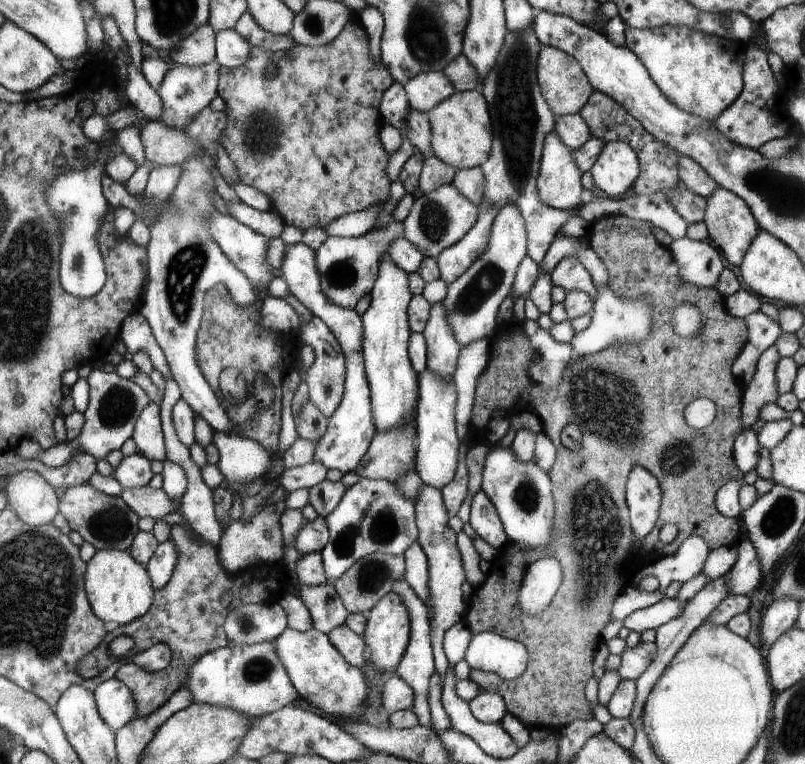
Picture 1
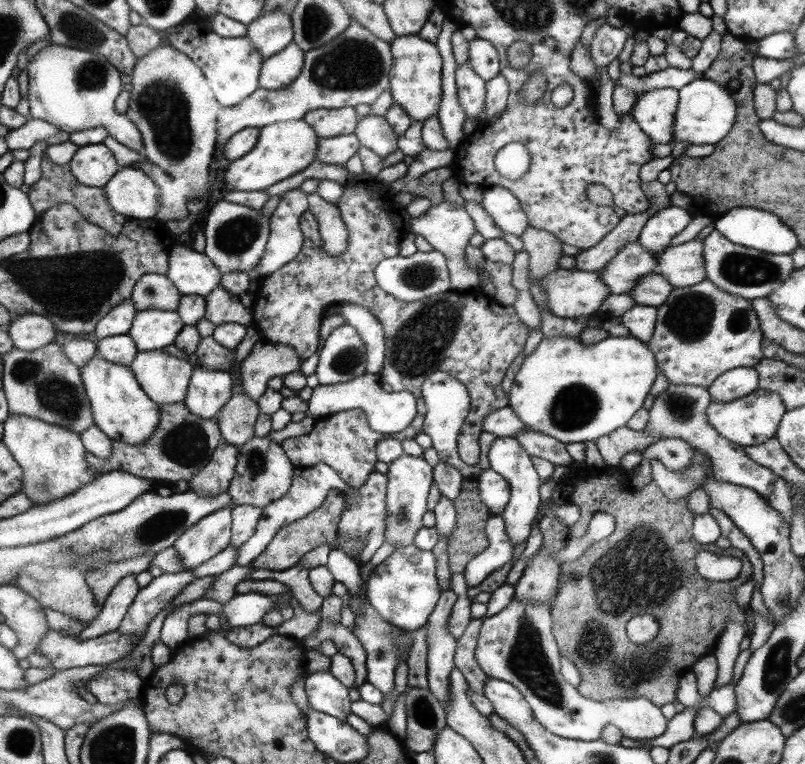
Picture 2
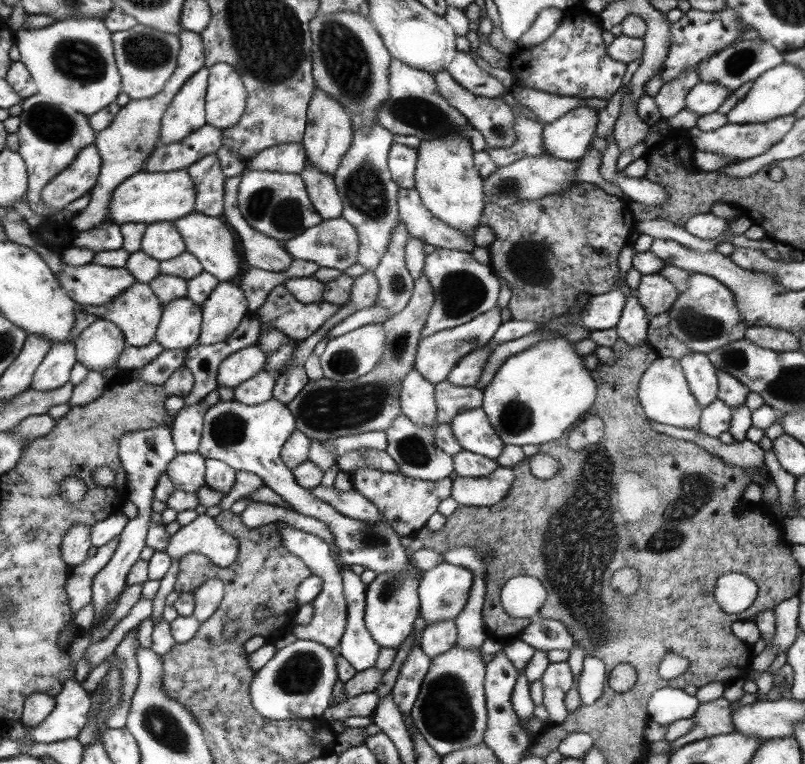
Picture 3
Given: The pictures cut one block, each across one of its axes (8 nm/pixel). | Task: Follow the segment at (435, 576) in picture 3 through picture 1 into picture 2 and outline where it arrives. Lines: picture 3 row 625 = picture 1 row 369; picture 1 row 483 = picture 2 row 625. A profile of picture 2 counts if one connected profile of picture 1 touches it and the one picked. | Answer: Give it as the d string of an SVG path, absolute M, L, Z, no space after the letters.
M441 590L439 602L429 614L429 620L421 630L425 630L425 638L429 644L427 652L427 680L429 690L437 700L445 700L449 694L449 674L455 670L455 650L457 638L449 634L449 616L455 602L455 594L449 590Z

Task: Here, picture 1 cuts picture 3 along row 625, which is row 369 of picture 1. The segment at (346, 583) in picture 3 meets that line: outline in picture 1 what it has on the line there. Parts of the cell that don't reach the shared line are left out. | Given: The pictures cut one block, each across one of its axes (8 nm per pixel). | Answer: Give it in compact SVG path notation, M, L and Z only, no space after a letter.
M287 244L283 262L279 266L281 278L287 282L289 294L295 296L309 312L311 316L321 318L327 328L333 332L337 338L343 356L345 356L345 390L341 396L339 406L327 420L327 430L319 438L319 442L313 448L313 462L321 464L323 468L329 470L341 470L343 474L349 474L355 470L355 466L361 462L363 454L367 454L367 448L375 436L373 420L371 420L371 398L369 398L369 382L365 374L365 358L363 358L363 320L361 316L353 310L345 310L343 306L335 306L325 294L321 292L319 286L319 274L315 268L315 250L311 250L305 244Z

